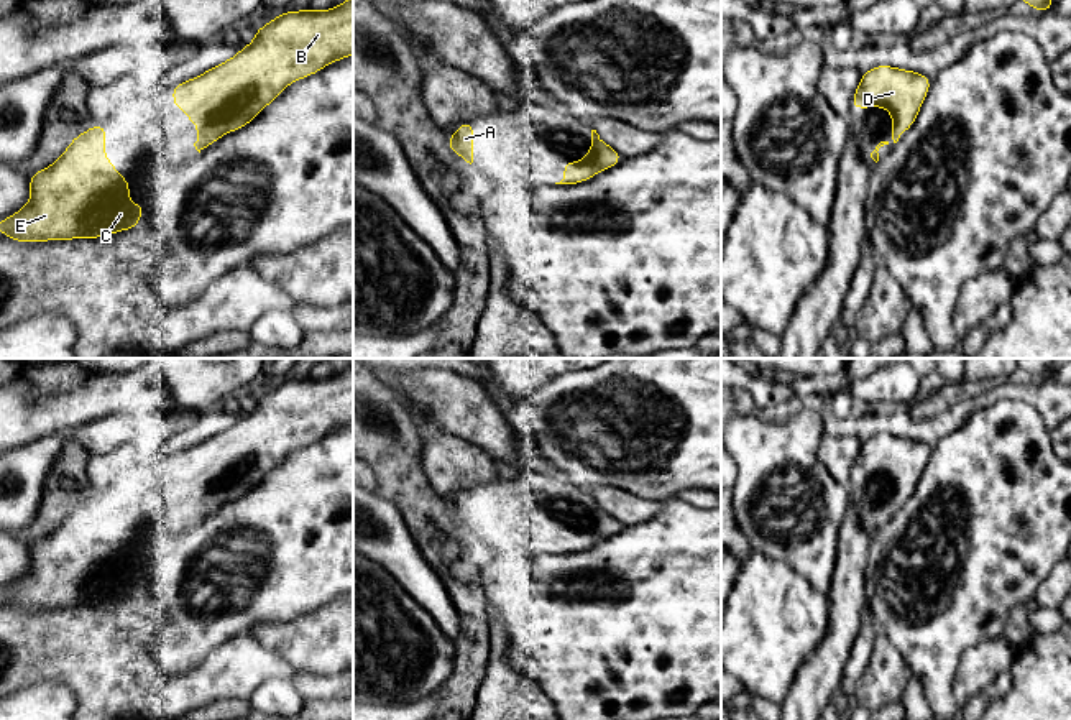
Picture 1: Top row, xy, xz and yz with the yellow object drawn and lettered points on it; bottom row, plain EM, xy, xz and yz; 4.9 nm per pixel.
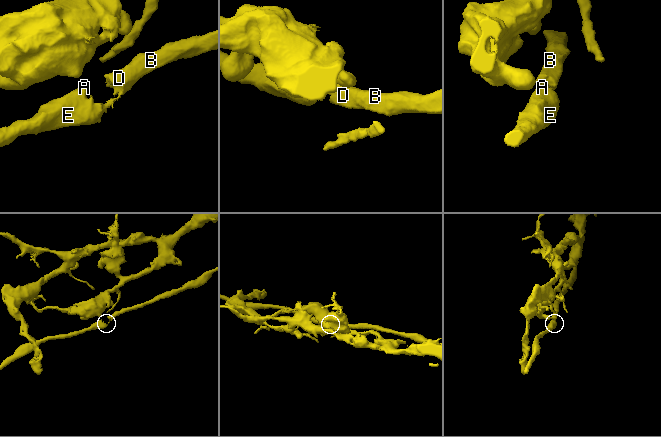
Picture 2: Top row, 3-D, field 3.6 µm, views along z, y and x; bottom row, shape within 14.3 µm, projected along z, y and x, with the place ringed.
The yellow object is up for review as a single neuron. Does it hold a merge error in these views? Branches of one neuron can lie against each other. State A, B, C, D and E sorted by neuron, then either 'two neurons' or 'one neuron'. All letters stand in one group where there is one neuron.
groups A B C D E; one neuron

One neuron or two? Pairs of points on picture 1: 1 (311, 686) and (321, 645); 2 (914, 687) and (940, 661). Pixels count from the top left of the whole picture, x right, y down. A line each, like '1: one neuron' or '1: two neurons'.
1: two neurons
2: two neurons

